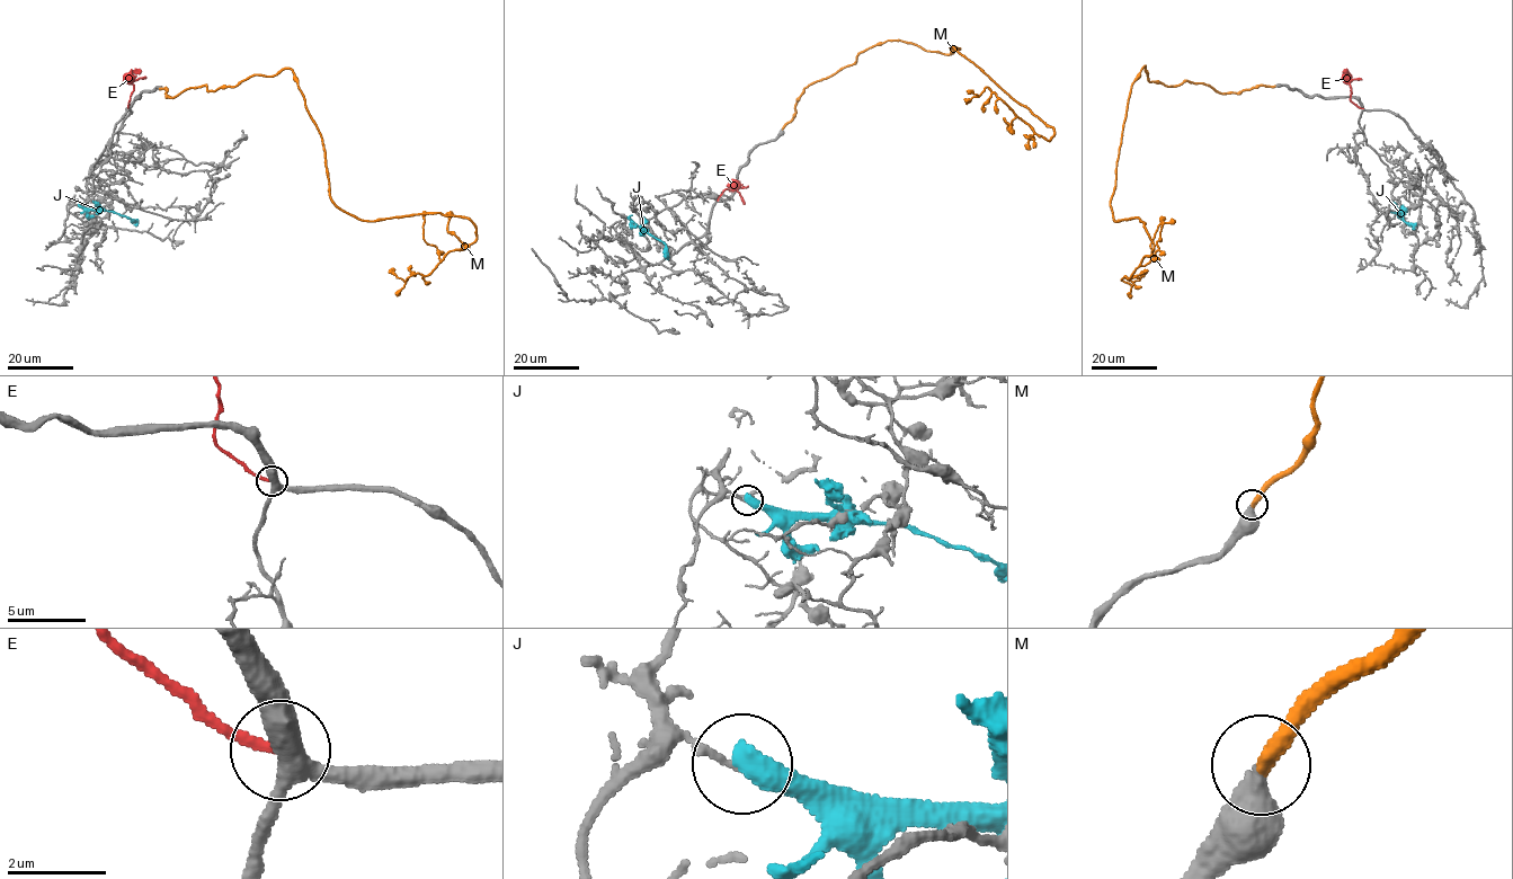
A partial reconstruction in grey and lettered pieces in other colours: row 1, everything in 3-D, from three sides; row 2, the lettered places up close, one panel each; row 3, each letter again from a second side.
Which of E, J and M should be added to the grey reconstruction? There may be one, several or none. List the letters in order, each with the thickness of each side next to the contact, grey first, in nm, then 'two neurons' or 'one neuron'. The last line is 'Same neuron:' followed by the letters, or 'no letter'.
E: calibres 380 and 200 nm; two neurons
J: calibres 140 and 480 nm; two neurons
M: calibres 400 and 360 nm; one neuron
Same neuron: M

